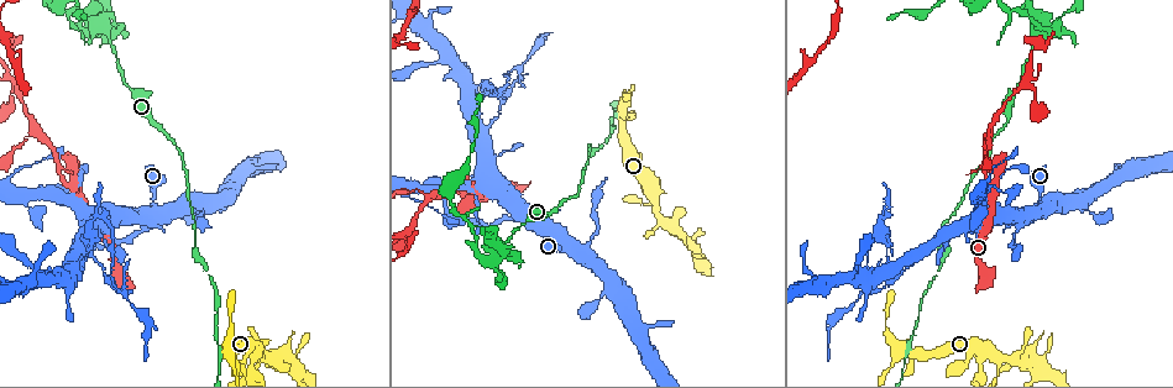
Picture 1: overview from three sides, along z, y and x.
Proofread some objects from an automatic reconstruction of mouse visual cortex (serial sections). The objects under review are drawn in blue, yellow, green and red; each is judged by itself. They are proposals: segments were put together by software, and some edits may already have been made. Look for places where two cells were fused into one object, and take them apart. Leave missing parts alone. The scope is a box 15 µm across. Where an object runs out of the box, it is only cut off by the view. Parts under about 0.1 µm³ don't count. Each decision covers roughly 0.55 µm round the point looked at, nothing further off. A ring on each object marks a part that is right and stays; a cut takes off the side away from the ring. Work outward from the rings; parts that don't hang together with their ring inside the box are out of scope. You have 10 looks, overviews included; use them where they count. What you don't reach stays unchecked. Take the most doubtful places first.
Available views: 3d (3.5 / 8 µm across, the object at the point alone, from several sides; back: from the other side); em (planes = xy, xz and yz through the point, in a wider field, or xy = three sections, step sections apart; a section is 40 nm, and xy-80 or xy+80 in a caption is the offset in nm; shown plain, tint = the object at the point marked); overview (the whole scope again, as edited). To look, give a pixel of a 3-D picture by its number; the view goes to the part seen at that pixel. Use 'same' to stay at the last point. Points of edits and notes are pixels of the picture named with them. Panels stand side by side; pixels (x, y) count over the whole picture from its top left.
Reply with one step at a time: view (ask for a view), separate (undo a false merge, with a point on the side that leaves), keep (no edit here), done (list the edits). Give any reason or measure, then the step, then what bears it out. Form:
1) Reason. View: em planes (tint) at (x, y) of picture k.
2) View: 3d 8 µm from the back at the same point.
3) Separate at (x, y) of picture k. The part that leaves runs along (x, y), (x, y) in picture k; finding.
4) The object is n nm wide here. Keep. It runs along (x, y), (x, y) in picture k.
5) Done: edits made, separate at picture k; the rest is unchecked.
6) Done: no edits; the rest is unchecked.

Arms part here. View: 3d 3.5 µm at (990, 134) of picture 1.

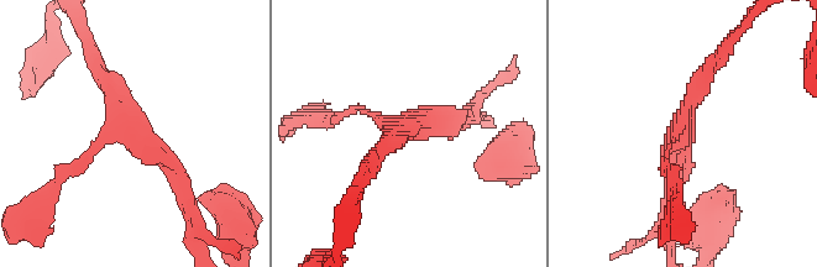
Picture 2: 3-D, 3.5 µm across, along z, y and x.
3 arms meet here; the arms are 100, 250, 250 nm wide; need the tissue. View: em planes (tint) at (410, 128) of picture 2.

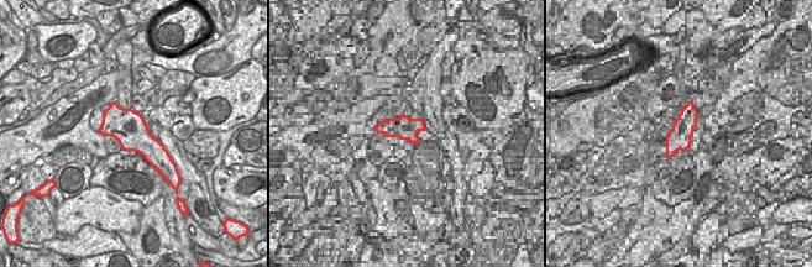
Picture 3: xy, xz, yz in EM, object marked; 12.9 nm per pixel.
The object is 440 nm wide here. Keep. It runs along (183, 190), (95, 61) in picture 2; one cell here.

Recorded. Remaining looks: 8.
Arms part here. View: 3d 8 µm at (501, 247) of picture 1.

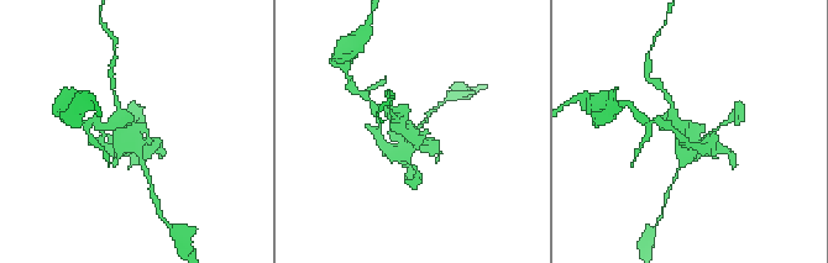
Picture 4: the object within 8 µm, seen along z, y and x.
Now the EM. View: em xy step 5 (tint) at (133, 140) of picture 4.

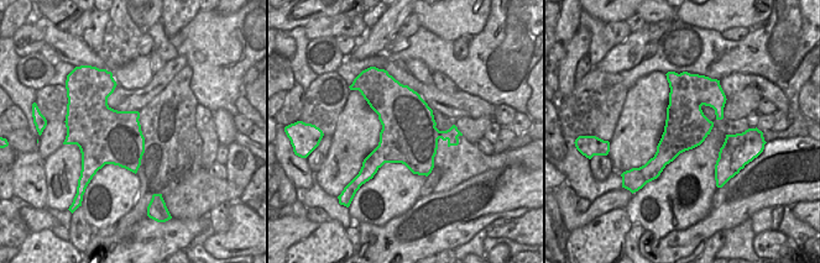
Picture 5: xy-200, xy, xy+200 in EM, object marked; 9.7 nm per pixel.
Separate at (405, 162) of picture 4. A border runs along (414, 110), (417, 151), (402, 163) in picture 5; two cells meet here.

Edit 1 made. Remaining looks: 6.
Four or more arms meet. View: 3d 3.5 µm at (1024, 89) of picture 1.

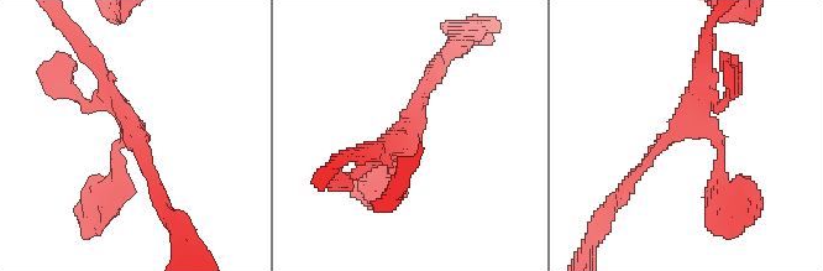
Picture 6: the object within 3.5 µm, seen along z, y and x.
4 arms meet here; the arms are 150, 150, 150, 200 nm wide. View: em xy step 1 (tint) at (407, 142) of picture 6.

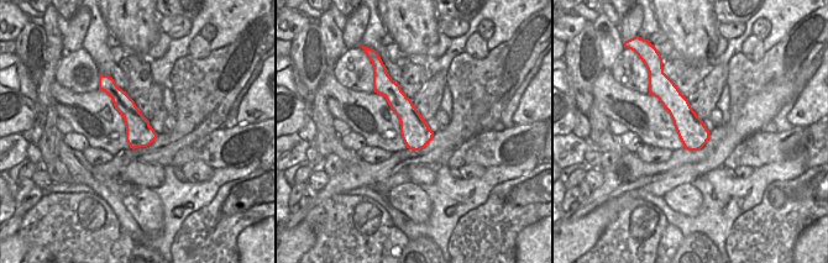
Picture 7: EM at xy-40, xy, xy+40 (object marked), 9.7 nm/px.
Keep. It runs along (105, 87), (126, 106), (146, 142) in picture 7; all the same cell.

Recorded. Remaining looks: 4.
Side arm on a straight run. View: 3d 3.5 µm at (587, 246) of picture 1.

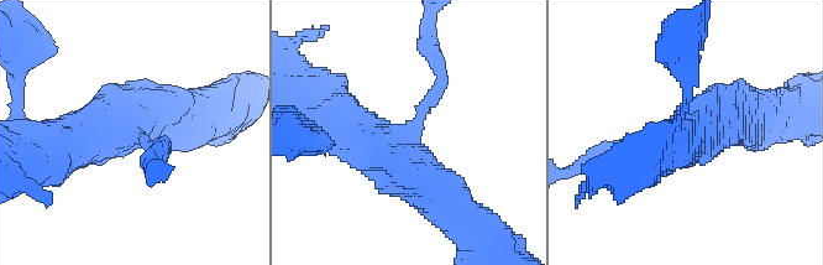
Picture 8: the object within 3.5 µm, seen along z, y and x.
3 arms meet here; the arms are 200, 500, 600 nm wide; shape alone is not enough. View: em xy step 5 (tint) at (405, 133) of picture 8.

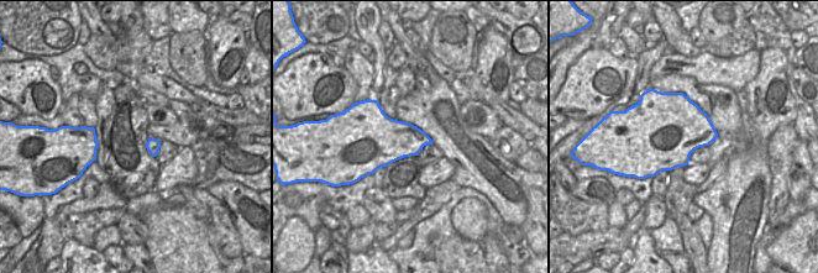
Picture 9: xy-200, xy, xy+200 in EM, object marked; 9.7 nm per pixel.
Keep. All the same cell.

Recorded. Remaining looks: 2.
Done: edits made, separate at picture 4; the rest is unchecked.

